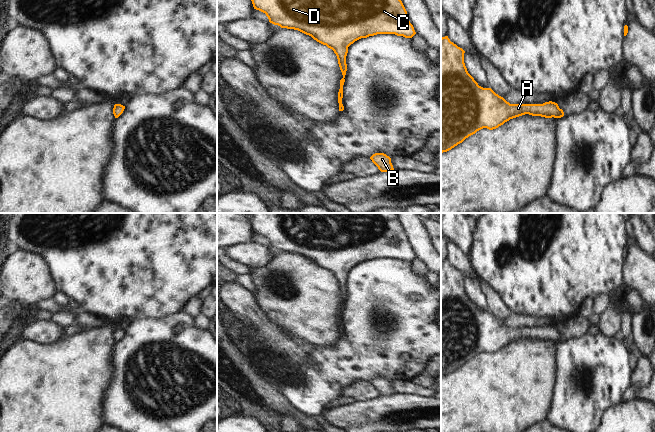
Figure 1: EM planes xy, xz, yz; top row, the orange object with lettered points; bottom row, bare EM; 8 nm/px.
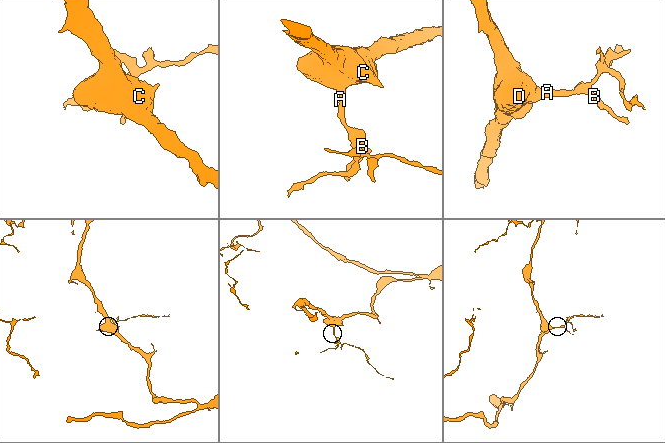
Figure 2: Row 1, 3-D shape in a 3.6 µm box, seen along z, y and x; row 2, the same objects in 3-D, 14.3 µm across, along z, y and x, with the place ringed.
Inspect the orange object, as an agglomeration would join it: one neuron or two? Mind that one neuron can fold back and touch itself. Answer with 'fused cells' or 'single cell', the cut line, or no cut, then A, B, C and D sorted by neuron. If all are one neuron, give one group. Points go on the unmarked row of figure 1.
single cell; cut none; groups A B C D

